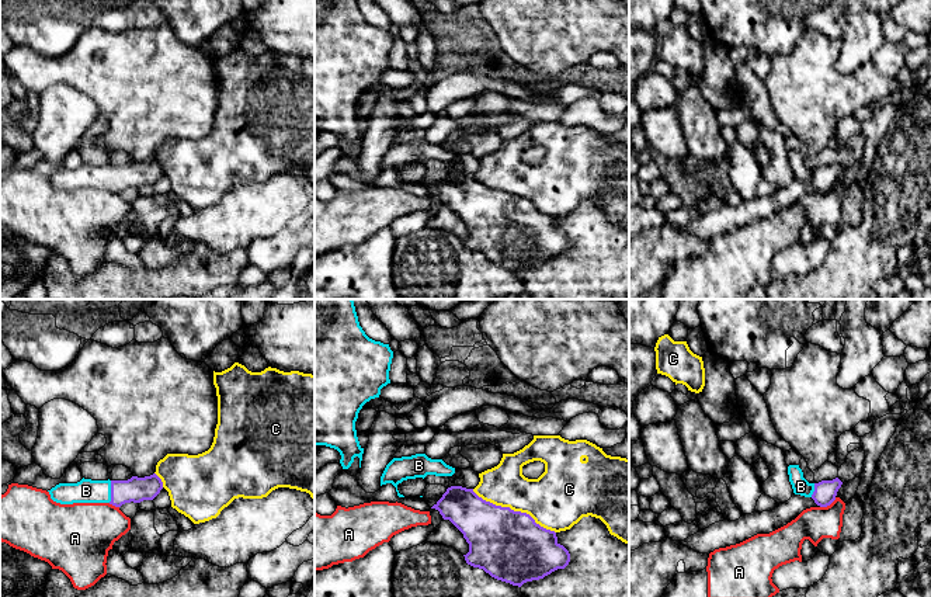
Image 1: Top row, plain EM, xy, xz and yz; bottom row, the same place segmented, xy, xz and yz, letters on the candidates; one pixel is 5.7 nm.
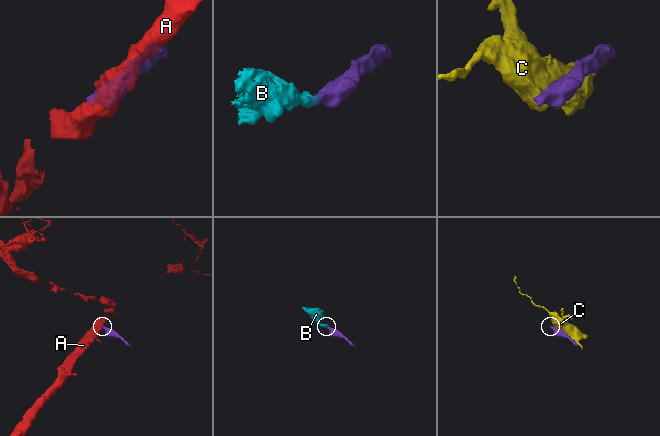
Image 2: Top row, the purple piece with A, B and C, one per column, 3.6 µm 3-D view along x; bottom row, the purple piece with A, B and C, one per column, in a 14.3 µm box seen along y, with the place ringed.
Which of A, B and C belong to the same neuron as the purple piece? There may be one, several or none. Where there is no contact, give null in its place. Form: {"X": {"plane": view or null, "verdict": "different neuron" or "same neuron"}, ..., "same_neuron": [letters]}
{"A": {"plane": "yz", "verdict": "different neuron"}, "B": {"plane": "xy", "verdict": "same neuron"}, "C": {"plane": "xz", "verdict": "different neuron"}, "same_neuron": ["B"]}

